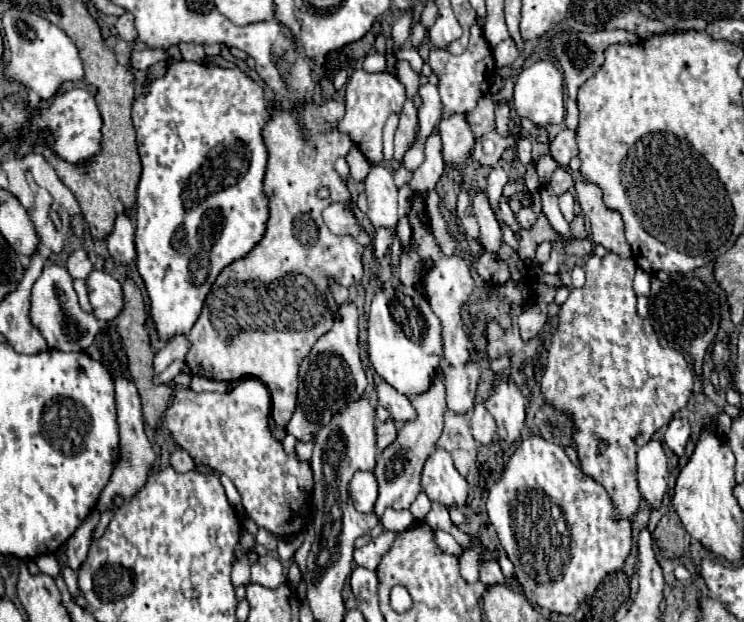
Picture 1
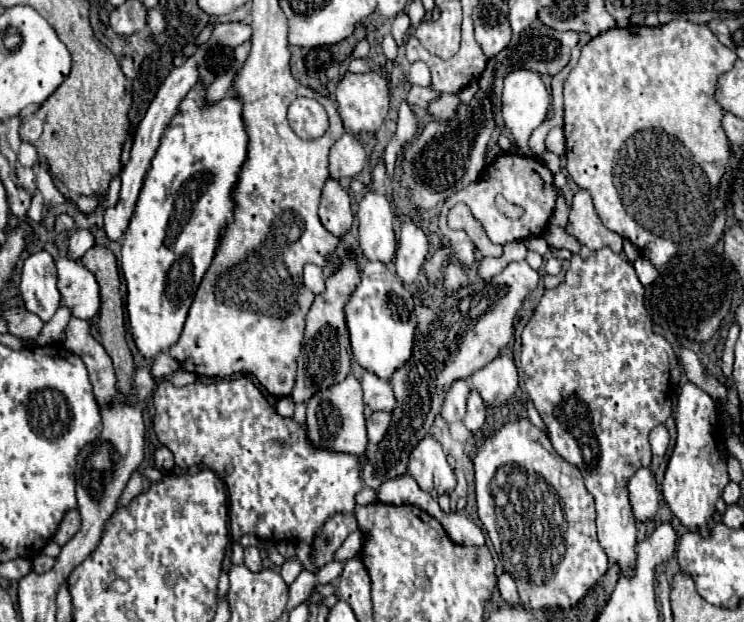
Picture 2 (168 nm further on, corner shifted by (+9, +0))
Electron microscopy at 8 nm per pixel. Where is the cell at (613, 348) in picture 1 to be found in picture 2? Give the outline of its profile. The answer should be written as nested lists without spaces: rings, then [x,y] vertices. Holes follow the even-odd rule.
[[[611,248],[595,250],[587,260],[575,254],[563,282],[557,288],[545,288],[523,328],[521,366],[527,394],[547,426],[547,436],[555,452],[579,468],[587,490],[595,498],[599,546],[607,554],[609,564],[619,566],[619,576],[635,576],[637,526],[627,496],[627,484],[639,468],[649,468],[651,464],[647,436],[669,418],[681,380],[681,368],[671,344],[653,332],[653,322],[645,308],[645,288],[633,264]]]

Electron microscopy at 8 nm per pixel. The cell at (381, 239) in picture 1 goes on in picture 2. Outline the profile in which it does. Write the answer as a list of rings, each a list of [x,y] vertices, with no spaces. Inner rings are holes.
[[[367,260],[363,264],[363,276],[357,288],[351,292],[349,302],[345,304],[345,320],[349,328],[349,340],[353,358],[369,372],[375,372],[379,378],[389,380],[399,364],[407,362],[411,356],[415,340],[415,300],[403,288],[403,282],[397,274],[389,272],[385,264]]]

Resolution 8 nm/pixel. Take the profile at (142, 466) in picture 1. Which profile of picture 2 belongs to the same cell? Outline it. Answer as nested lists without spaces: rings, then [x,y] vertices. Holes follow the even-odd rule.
[[[71,316],[65,330],[63,346],[85,362],[97,402],[107,404],[115,400],[119,392],[117,392],[117,380],[111,358],[107,356],[103,346],[91,336],[89,324],[85,320]]]

